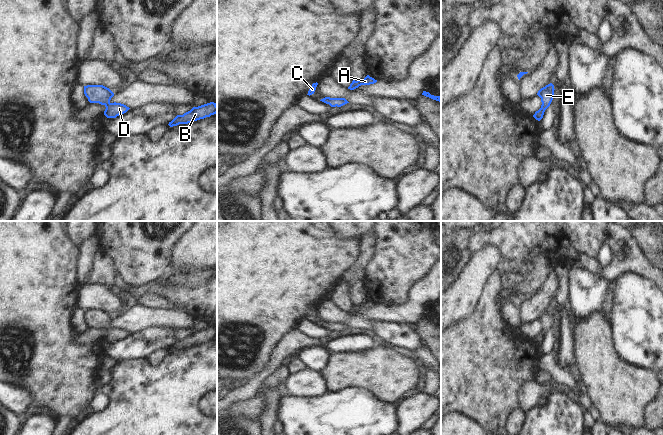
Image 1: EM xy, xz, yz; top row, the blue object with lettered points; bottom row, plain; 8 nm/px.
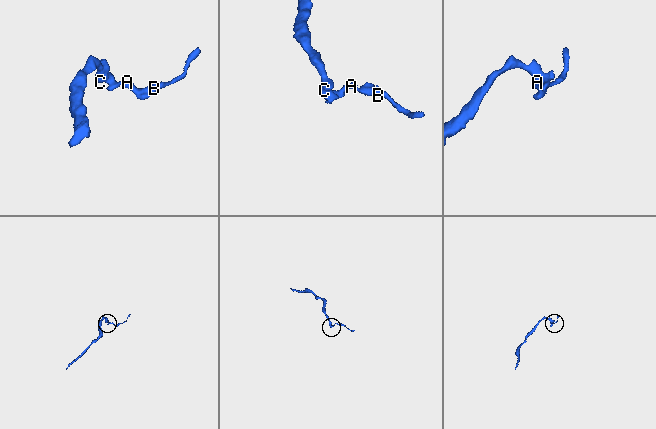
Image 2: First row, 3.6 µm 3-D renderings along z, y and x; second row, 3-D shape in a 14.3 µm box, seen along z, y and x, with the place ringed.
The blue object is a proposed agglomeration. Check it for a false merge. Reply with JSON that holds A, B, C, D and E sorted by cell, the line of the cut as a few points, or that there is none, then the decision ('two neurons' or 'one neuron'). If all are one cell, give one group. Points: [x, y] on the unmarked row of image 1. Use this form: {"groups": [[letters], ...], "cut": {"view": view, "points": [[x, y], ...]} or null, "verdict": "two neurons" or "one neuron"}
{"groups": [["A", "B", "C", "D", "E"]], "cut": null, "verdict": "one neuron"}

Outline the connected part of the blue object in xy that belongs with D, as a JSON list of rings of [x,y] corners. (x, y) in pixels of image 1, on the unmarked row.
[[[103,309],[84,310],[84,318],[90,327],[99,327],[106,331],[104,339],[107,342],[116,342],[130,333],[121,327],[111,327],[110,324],[114,320],[114,317]]]

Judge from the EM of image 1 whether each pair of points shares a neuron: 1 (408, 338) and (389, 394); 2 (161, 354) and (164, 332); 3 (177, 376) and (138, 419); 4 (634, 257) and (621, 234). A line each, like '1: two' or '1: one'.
1: two
2: two
3: one
4: one

